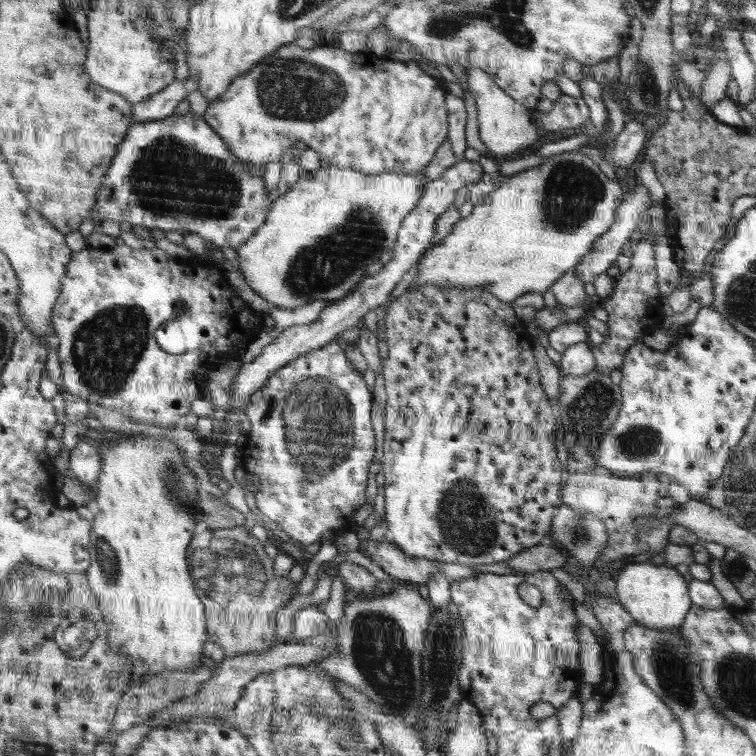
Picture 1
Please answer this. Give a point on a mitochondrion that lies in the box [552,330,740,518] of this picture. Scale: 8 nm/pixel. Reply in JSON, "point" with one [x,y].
{"point":[589,412]}

